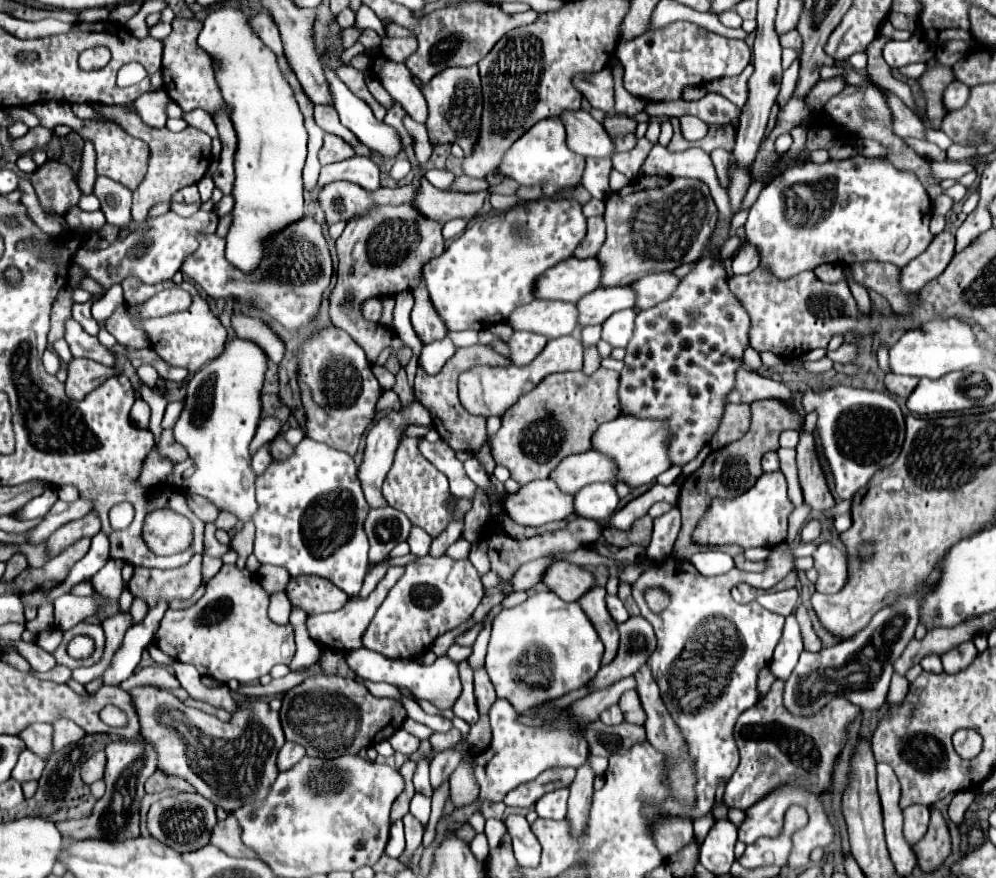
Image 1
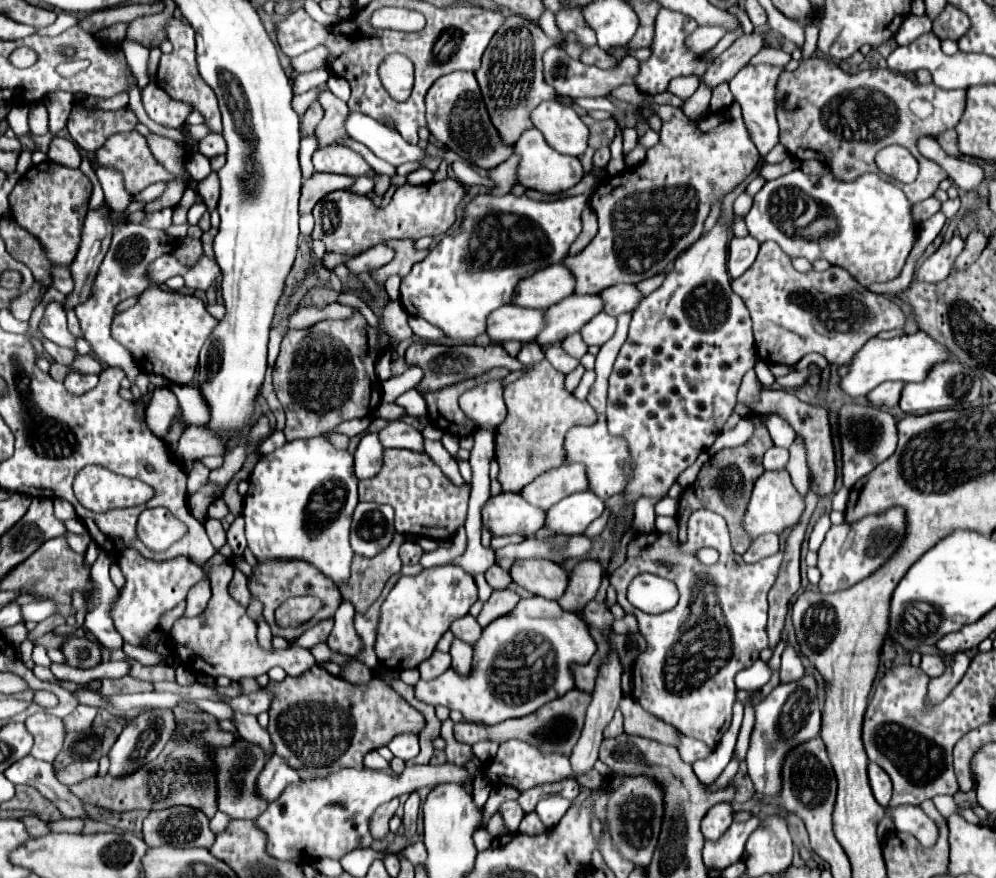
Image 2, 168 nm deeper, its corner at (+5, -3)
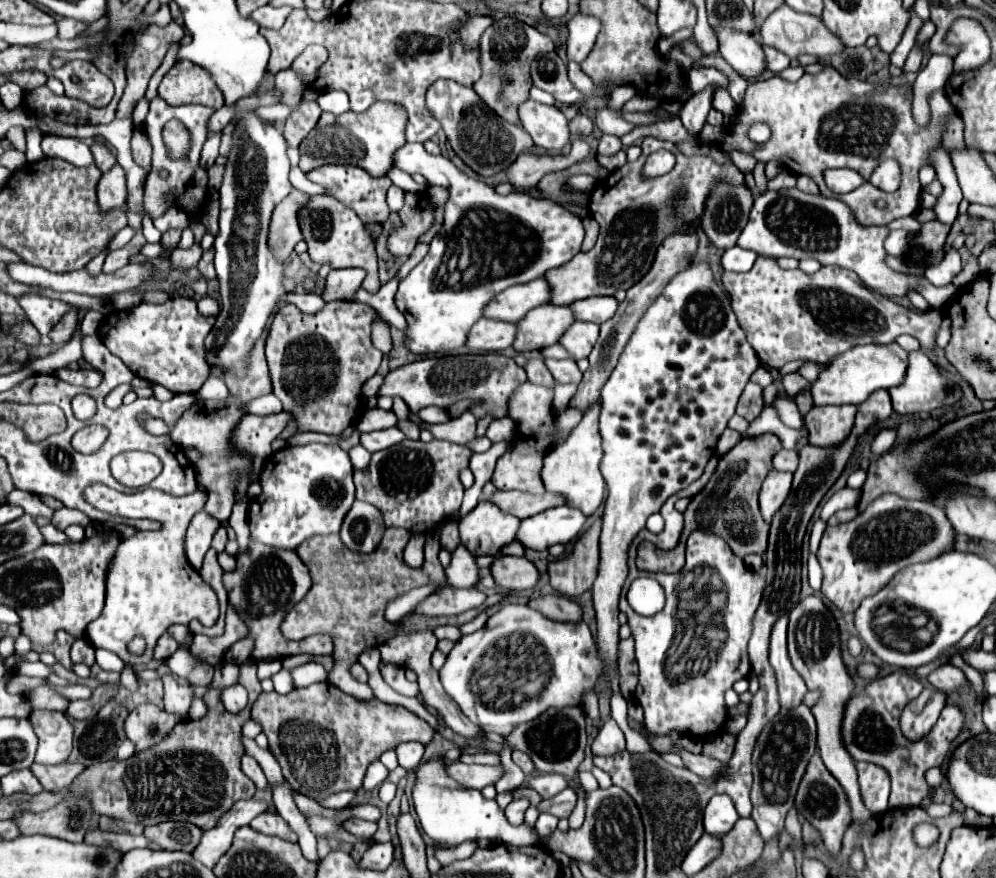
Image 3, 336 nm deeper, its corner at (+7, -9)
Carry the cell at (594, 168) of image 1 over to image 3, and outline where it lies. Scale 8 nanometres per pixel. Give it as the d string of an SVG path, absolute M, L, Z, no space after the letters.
M604 134L602 140L600 140L600 144L598 144L598 156L612 156L612 154L616 154L620 148L622 148L622 144L620 144L620 138L618 138L618 136Z

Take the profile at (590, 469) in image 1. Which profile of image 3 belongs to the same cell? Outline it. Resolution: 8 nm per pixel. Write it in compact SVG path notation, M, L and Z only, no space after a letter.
M498 490L490 502L496 502L504 512L510 512L518 518L530 518L534 514L540 514L542 510L566 504L566 498L562 494L552 494L552 492L544 492L544 494L524 494L524 492L502 492Z

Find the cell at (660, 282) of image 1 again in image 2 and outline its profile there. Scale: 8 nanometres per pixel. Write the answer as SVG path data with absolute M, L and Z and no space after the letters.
M616 284L612 288L602 290L598 296L602 296L604 312L610 316L630 312L642 300L642 294L636 290L636 286L630 286L630 284Z

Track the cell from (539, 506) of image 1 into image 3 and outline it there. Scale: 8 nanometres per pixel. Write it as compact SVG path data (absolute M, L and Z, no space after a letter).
M480 500L458 524L462 544L476 556L498 554L502 546L516 538L516 530L520 528L520 520L514 514L504 514L488 500Z

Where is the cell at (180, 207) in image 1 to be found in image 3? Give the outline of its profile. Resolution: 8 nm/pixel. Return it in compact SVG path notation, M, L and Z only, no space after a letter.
M126 226L126 228L122 228L118 234L116 234L116 240L112 242L112 246L110 246L110 250L114 250L114 248L120 248L120 246L124 246L132 236L136 234L136 230L134 228L130 228L130 226Z

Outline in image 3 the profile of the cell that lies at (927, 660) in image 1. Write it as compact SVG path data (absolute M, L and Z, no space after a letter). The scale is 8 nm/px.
M944 664L944 666L938 666L934 672L928 674L928 682L938 688L938 690L944 690L944 692L952 692L952 690L958 690L962 686L968 684L964 672L960 668L954 668L952 664Z

